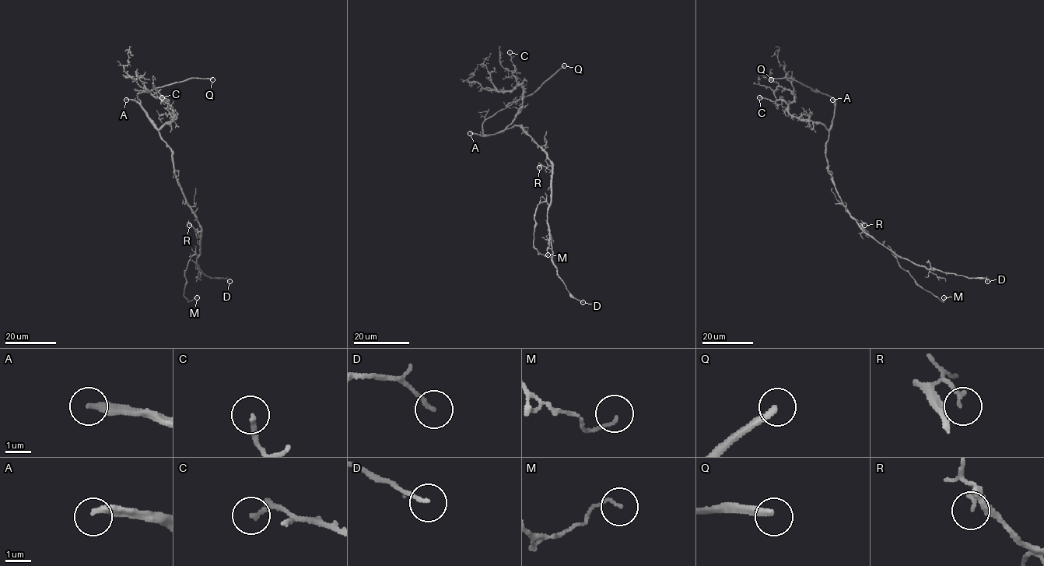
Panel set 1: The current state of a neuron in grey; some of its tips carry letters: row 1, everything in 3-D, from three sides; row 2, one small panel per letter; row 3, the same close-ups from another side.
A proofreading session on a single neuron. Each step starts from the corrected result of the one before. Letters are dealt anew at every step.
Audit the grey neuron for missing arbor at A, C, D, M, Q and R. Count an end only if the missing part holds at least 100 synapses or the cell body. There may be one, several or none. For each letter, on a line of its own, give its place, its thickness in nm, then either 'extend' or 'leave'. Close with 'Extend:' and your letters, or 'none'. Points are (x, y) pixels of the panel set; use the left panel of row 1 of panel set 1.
A: place (126, 100); calibre 280 nm; extend
C: place (162, 97); calibre 180 nm; leave
D: place (229, 281); calibre 150 nm; leave
M: place (197, 297); calibre 100 nm; leave
Q: place (212, 79); calibre 280 nm; extend
R: place (189, 225); calibre 160 nm; leave
Extend: A, Q

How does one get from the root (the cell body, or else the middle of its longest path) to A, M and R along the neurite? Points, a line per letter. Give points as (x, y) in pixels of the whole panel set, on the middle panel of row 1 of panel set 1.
A: (528, 135), (520, 125), (513, 125), (495, 134), (481, 135), (470, 133)
M: (528, 135), (551, 165), (551, 198), (537, 205), (533, 242), (538, 252), (548, 254)
R: (528, 135), (544, 152), (551, 164), (548, 166), (541, 164), (539, 167)

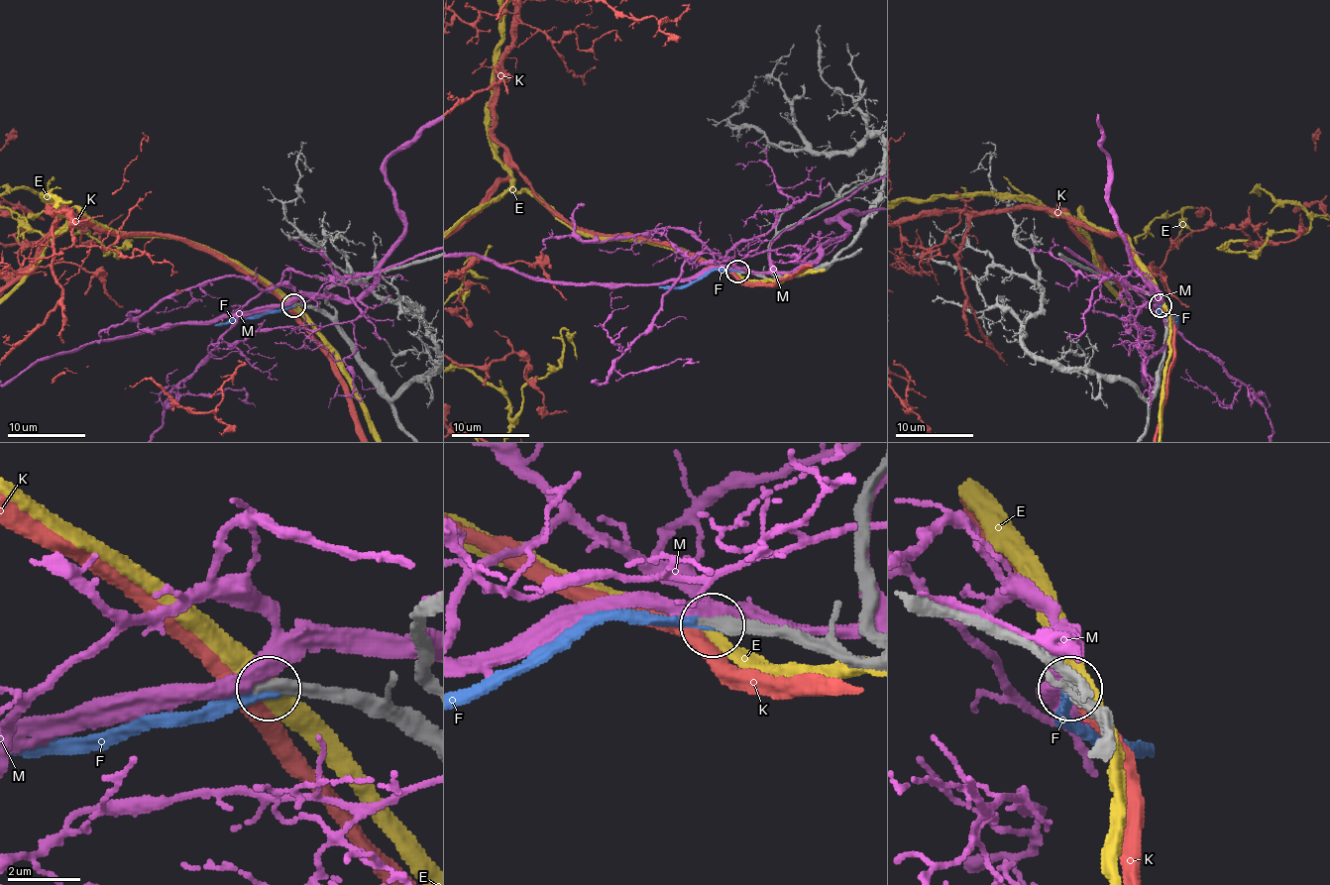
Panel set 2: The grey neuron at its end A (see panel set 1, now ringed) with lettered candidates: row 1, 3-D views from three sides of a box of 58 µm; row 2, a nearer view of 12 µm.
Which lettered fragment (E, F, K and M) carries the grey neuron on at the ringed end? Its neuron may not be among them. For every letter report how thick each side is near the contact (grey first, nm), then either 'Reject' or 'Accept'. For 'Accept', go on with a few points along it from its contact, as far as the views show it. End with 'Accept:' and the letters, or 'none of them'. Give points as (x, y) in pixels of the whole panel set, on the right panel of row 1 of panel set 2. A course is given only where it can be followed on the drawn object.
E: Thickness 360 nm (grey) against 440 nm. Reject
F: Thickness 400 nm (grey) against 280 nm. Accept. Its course: (1160, 304), (1160, 312), (1175, 318), (1175, 326)
K: Thickness 280 nm (grey) against 460 nm. Reject
M: Thickness 360 nm (grey) against 420 nm. Reject
Accept: F

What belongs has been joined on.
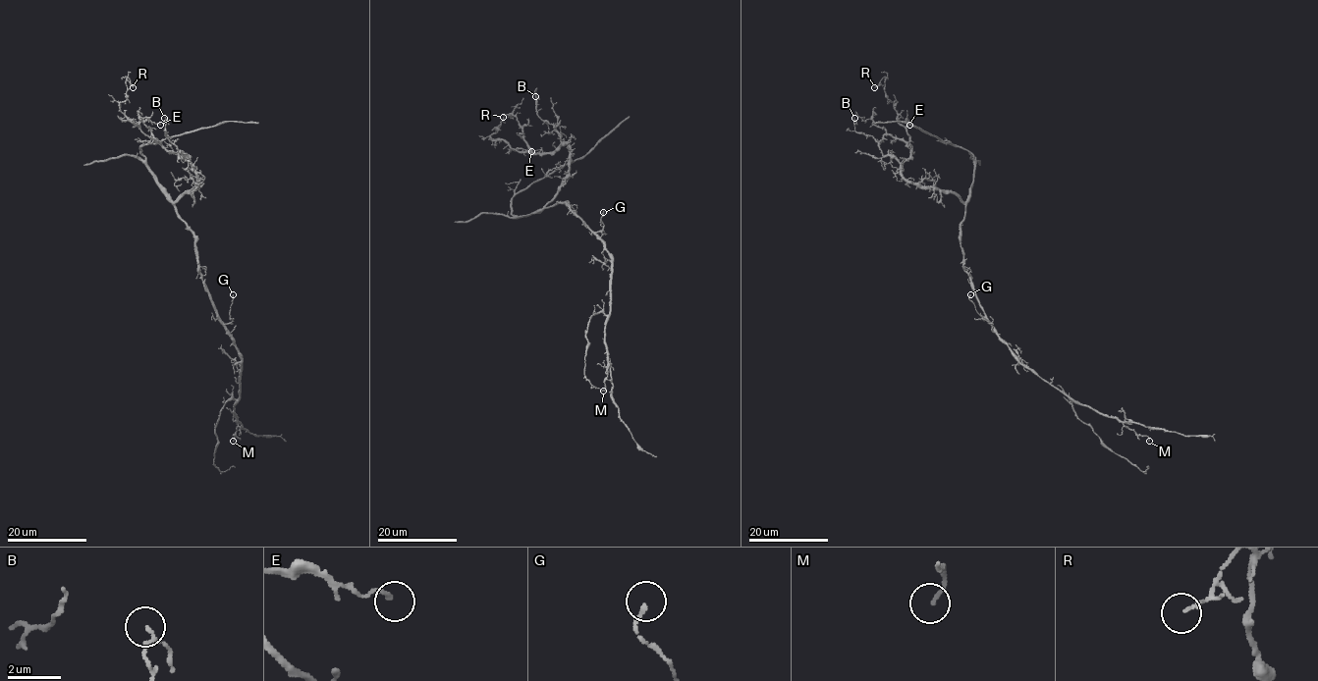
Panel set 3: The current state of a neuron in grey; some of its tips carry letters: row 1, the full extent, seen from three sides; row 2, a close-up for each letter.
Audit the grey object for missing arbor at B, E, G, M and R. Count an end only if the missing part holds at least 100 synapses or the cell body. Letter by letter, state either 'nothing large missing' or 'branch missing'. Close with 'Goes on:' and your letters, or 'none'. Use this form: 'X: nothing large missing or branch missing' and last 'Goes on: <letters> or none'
B: nothing large missing
E: nothing large missing
G: nothing large missing
M: nothing large missing
R: nothing large missing
Goes on: none

